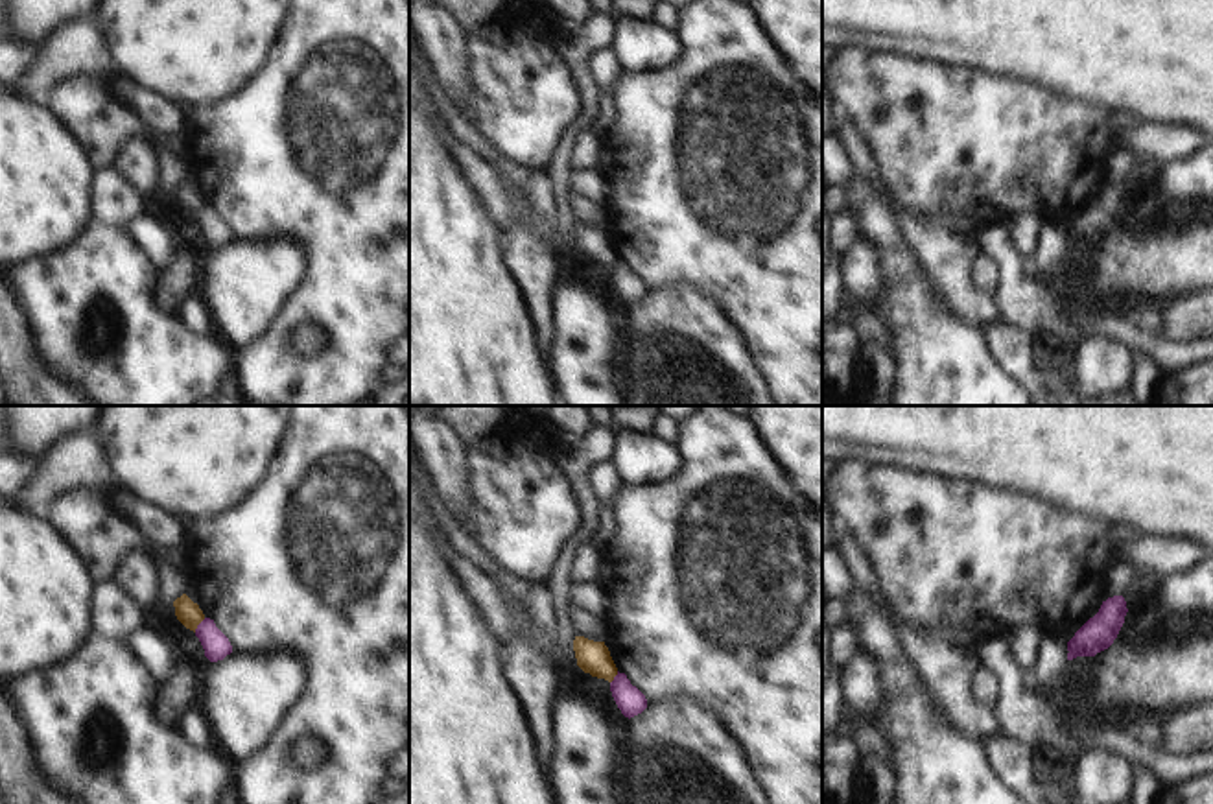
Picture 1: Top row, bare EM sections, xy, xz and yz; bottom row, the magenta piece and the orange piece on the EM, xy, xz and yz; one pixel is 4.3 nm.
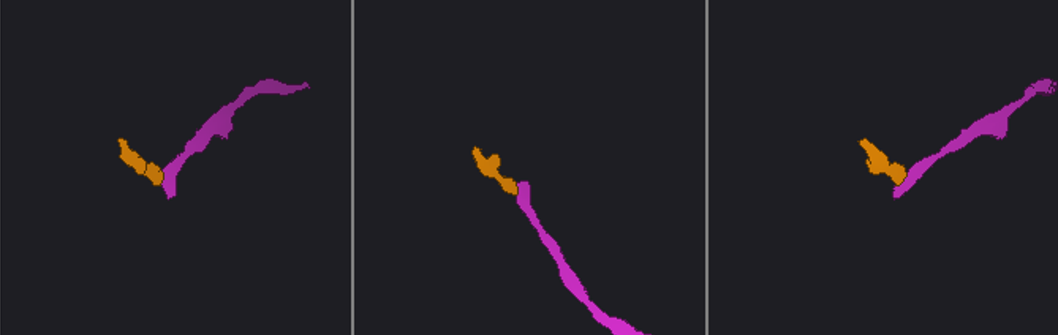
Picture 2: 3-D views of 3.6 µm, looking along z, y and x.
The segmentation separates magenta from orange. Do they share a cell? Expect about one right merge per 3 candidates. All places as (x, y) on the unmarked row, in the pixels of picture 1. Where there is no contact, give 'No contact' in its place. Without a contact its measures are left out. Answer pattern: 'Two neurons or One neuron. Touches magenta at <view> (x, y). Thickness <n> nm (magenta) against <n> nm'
Two neurons. Touches magenta at xy (198, 212). Thickness 120 nm (magenta) against 110 nm

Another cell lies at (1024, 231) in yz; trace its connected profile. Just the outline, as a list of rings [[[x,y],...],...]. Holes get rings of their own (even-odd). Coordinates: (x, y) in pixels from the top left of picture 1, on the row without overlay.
[[[1029,214],[1016,216],[1007,223],[1008,238],[1023,260],[1036,256],[1042,227],[1043,221]]]

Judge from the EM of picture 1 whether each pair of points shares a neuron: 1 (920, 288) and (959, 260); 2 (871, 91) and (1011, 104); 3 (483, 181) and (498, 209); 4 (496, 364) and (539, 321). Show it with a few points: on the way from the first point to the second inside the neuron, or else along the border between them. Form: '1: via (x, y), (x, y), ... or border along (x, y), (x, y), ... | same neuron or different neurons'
1: border along (909, 242), (931, 273), (942, 303), (961, 312) | different neurons
2: via (906, 91), (918, 91), (931, 104), (976, 104) | same neuron
3: via (487, 189), (494, 201) | same neuron
4: border along (518, 288), (531, 325), (535, 351), (546, 366) | different neurons

